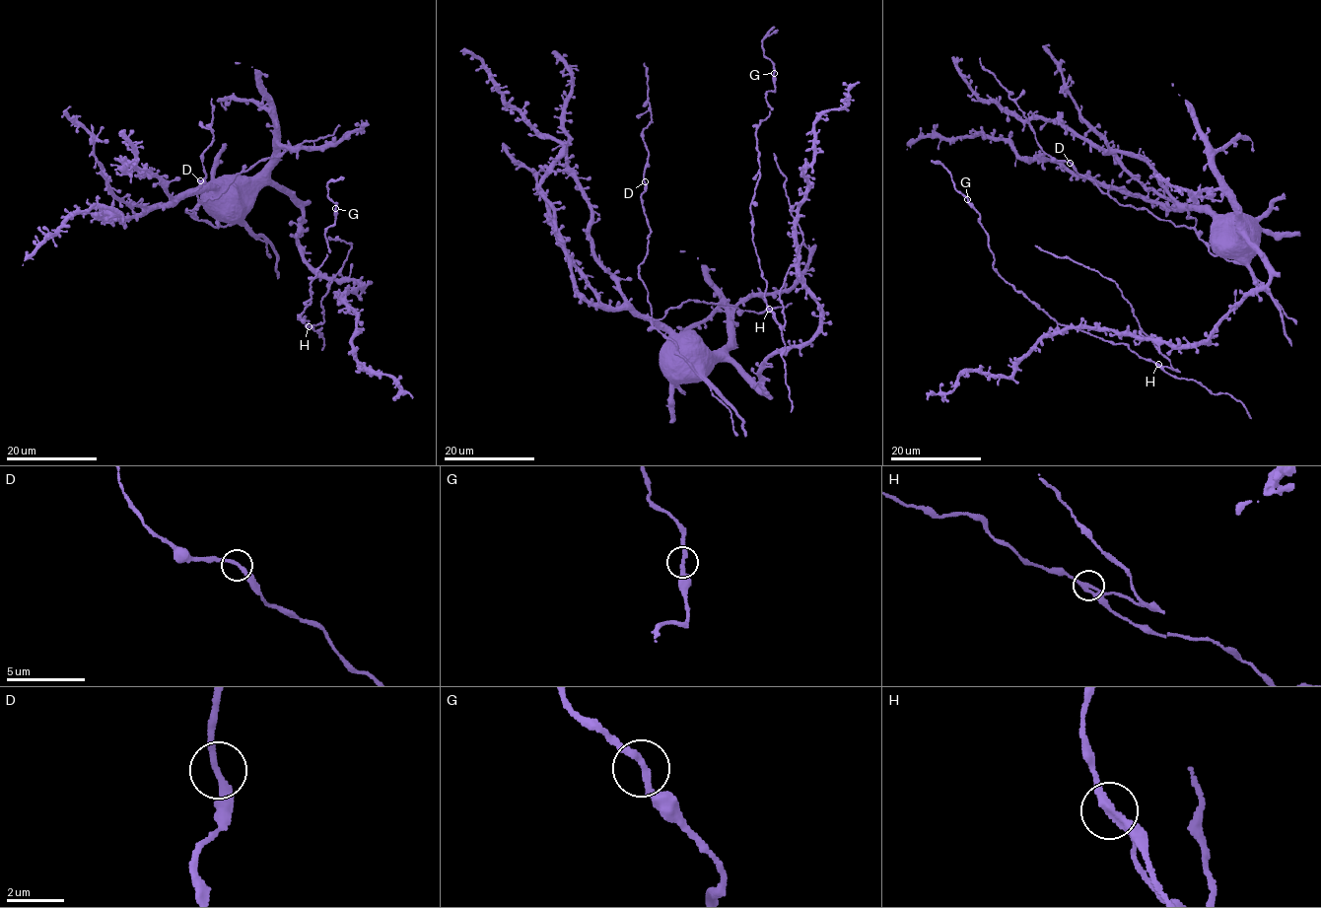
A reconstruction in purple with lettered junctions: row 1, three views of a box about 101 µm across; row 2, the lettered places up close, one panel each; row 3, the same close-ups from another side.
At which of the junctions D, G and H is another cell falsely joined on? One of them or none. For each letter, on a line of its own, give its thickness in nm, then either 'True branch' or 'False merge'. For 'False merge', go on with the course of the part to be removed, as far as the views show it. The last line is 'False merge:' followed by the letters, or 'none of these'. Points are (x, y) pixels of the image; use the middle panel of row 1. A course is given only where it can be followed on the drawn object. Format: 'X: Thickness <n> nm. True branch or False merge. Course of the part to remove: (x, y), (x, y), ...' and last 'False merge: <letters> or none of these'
D: Thickness 240 nm. True branch
G: Thickness 240 nm. True branch
H: Thickness 280 nm. False merge. Course of the part to remove: (768, 309), (775, 321), (783, 325), (779, 293), (797, 259), (802, 238), (790, 211), (786, 176), (773, 153)
False merge: H

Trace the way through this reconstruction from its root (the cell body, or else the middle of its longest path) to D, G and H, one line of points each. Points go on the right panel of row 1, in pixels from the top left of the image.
D: (1221, 238), (1217, 243), (1225, 250), (1213, 255), (1193, 228), (1159, 220), (1146, 209), (1120, 205), (1070, 163)
G: (1221, 238), (1245, 233), (1269, 281), (1210, 341), (1139, 326), (1174, 370), (1018, 292), (967, 199)
H: (1221, 238), (1234, 249), (1245, 233), (1269, 281), (1210, 341), (1167, 345), (1139, 326), (1175, 369), (1157, 364)

